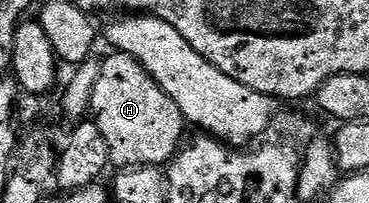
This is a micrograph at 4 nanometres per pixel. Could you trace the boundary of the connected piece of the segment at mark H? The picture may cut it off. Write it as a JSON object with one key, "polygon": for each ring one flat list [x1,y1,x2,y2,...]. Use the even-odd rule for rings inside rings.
{"polygon":[[112,53,108,60,103,60,91,104,94,113,96,111,94,121,98,129,102,129,102,137,106,137,106,145,110,149,110,160,115,166,117,163,117,168,167,165,176,158,176,152,185,142,184,114,180,112,178,105,174,105,172,98,156,84,154,77,133,56]]}

